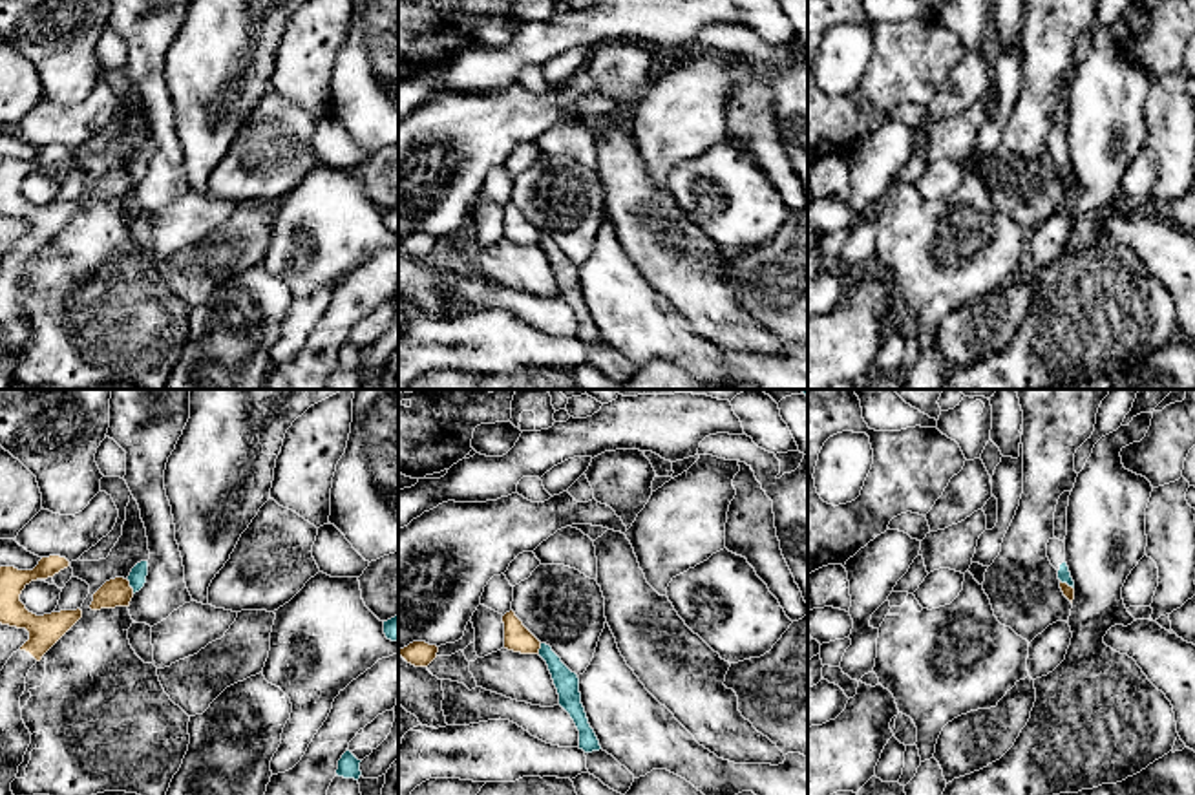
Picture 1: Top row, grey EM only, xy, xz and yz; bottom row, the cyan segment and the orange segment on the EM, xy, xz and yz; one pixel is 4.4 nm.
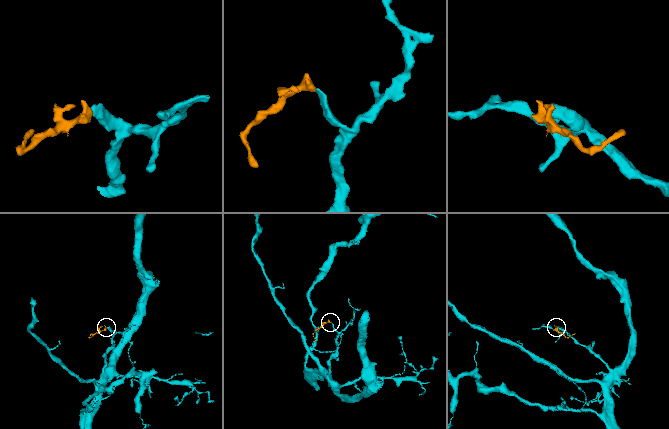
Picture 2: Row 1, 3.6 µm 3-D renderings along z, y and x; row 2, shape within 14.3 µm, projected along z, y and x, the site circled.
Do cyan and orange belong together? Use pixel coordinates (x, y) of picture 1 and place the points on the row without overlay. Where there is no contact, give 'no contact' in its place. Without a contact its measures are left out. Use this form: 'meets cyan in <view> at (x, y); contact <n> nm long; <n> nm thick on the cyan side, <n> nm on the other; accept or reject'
meets cyan in xy at (130, 176); contact 70 nm long; 80 nm thick on the cyan side, 130 nm on the other; reject

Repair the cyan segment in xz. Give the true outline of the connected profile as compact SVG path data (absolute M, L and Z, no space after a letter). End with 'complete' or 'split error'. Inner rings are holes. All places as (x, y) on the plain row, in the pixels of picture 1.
M541 234L539 247L548 256L559 285L559 296L570 305L579 322L579 340L583 340L585 344L599 342L599 331L590 318L585 298L581 294L577 265L572 263L546 234Z | complete

